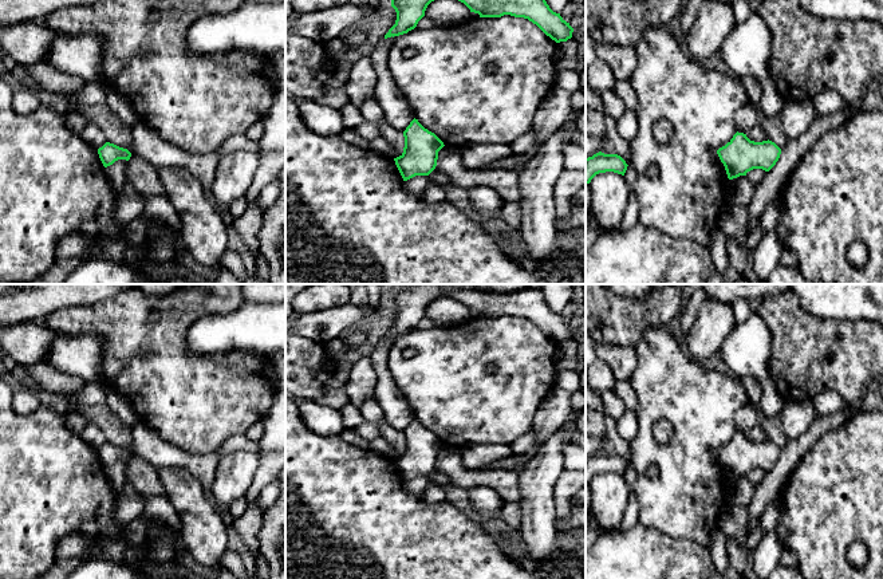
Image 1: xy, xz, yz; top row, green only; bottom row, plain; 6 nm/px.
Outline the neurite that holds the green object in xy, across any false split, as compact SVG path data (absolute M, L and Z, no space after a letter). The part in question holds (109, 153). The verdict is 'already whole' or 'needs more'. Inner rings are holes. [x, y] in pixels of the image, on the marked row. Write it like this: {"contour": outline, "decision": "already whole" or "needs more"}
{"contour": "M106 142L102 147L99 147L98 154L105 168L113 165L118 159L129 161L131 157L131 153L127 149L110 142Z", "decision": "already whole"}

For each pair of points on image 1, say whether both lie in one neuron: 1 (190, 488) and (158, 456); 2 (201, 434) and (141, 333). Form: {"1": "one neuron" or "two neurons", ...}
{"1": "two neurons", "2": "one neuron"}

